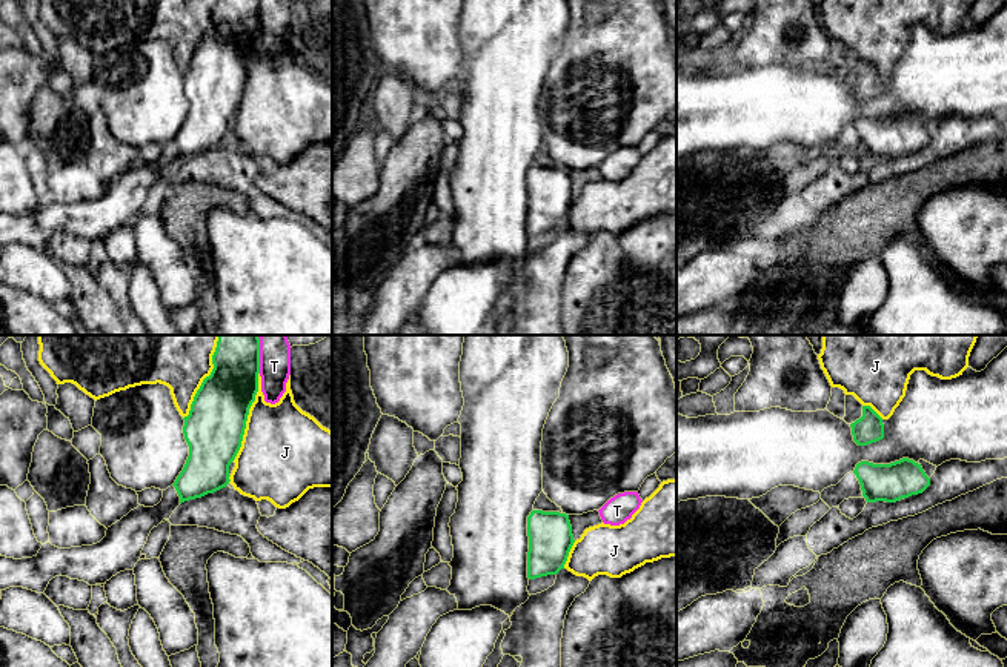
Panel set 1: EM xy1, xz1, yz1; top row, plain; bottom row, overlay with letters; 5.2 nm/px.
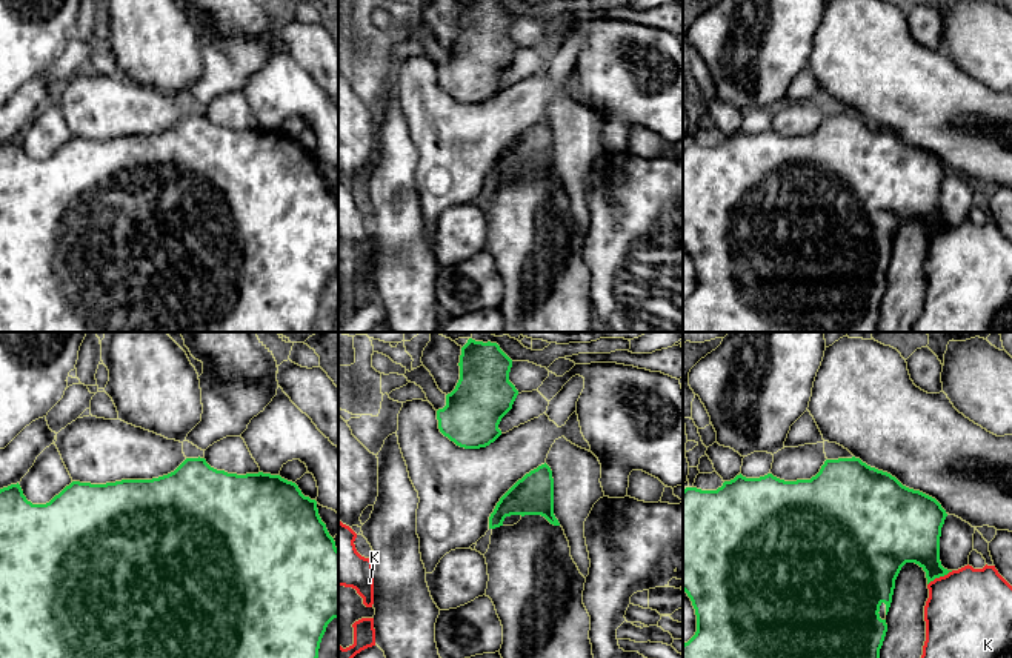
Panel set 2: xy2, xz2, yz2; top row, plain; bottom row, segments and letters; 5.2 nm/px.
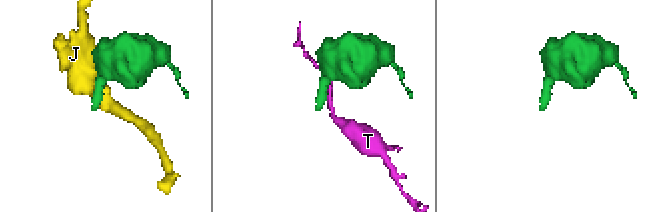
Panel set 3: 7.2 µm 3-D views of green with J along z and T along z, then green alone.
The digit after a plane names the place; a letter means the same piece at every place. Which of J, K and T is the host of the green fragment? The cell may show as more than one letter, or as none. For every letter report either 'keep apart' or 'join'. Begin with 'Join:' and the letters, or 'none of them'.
Join: none of them
J: keep apart
K: keep apart
T: keep apart

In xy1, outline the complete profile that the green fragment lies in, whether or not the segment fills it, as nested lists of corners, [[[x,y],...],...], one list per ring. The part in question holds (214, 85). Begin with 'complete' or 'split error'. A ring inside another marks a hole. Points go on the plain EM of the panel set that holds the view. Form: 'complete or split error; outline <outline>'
split error; outline [[[217,0],[212,20],[211,31],[203,35],[194,52],[189,71],[183,74],[189,112],[175,138],[163,146],[161,157],[154,163],[138,161],[131,166],[108,183],[106,192],[97,200],[58,204],[46,198],[32,214],[14,215],[0,211],[0,246],[23,243],[45,249],[49,237],[60,231],[89,241],[106,240],[117,229],[135,223],[151,186],[163,175],[169,175],[181,158],[214,149],[229,140],[229,121],[241,103],[249,65],[258,48],[260,0]]]

